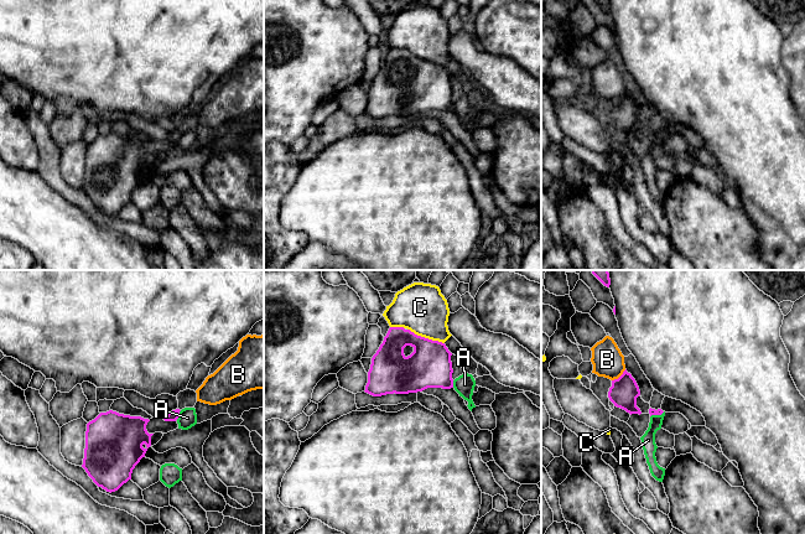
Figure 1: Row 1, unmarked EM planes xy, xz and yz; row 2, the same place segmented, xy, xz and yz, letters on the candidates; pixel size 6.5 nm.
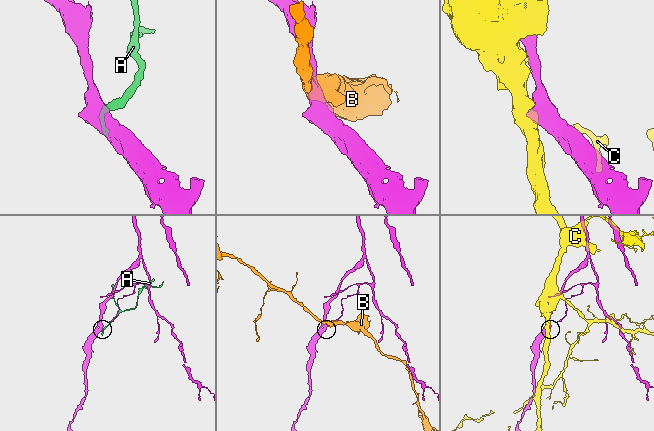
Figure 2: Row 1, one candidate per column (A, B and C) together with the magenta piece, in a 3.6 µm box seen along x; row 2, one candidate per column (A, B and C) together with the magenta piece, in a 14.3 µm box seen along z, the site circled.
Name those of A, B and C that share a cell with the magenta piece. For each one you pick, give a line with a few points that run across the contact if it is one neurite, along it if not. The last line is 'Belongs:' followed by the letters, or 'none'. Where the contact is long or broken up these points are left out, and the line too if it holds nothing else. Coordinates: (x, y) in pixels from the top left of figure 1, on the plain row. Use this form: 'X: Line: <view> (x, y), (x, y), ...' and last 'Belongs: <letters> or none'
Belongs: none

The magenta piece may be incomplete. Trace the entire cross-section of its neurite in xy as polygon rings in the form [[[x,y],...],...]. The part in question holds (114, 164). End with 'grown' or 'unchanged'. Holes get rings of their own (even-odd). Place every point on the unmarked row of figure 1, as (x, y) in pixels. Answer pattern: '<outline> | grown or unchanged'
[[[109,133],[100,135],[87,146],[82,190],[98,209],[111,216],[131,202],[133,192],[151,169],[154,156],[149,156],[146,152],[149,144],[141,139],[130,139]]] | unchanged

